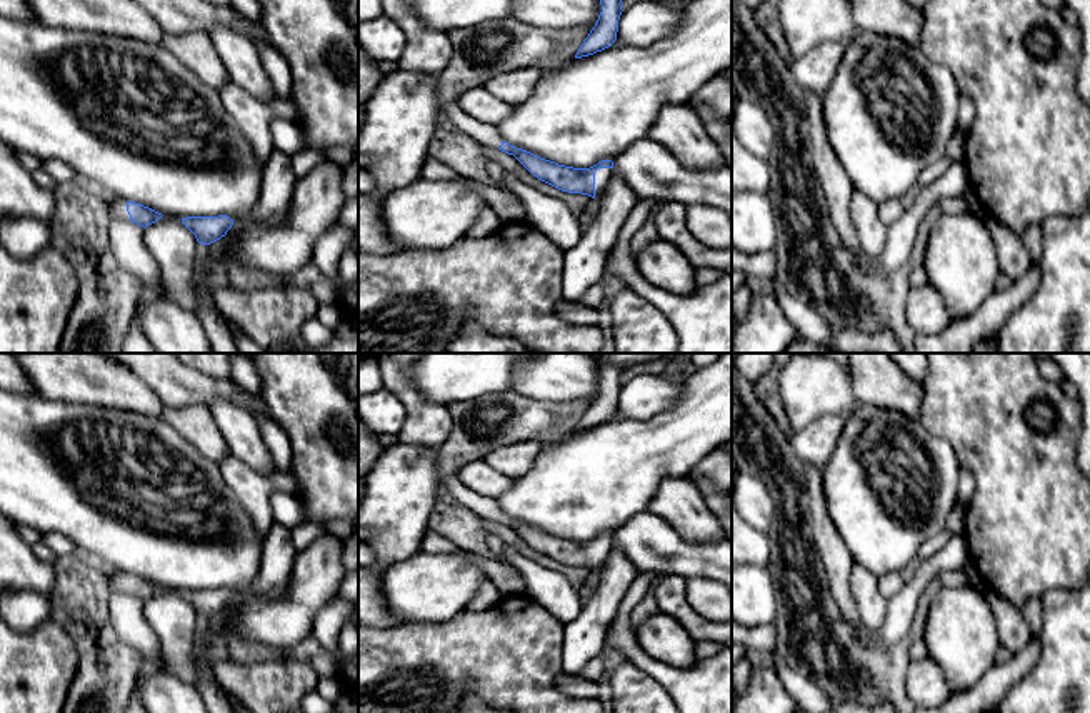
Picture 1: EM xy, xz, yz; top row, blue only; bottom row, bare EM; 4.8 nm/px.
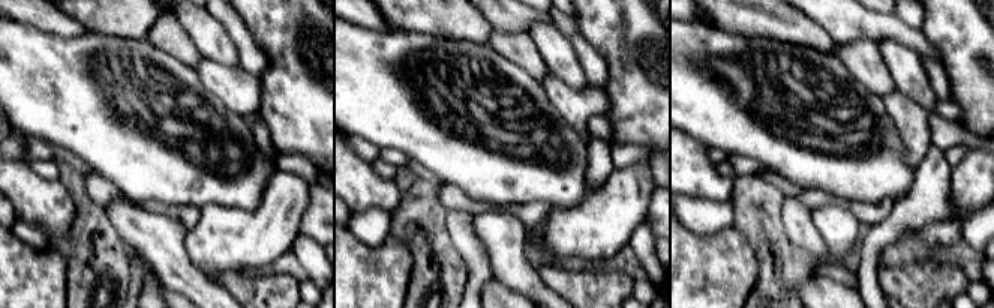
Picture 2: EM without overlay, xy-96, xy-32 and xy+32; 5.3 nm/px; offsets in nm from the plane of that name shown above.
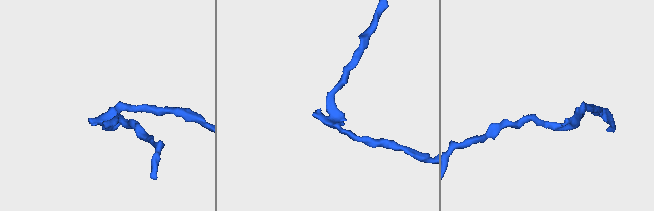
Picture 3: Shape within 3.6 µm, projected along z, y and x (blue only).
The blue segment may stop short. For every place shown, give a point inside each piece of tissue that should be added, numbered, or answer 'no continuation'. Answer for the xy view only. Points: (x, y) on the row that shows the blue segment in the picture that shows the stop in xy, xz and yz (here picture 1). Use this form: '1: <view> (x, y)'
1: xy (117, 209)

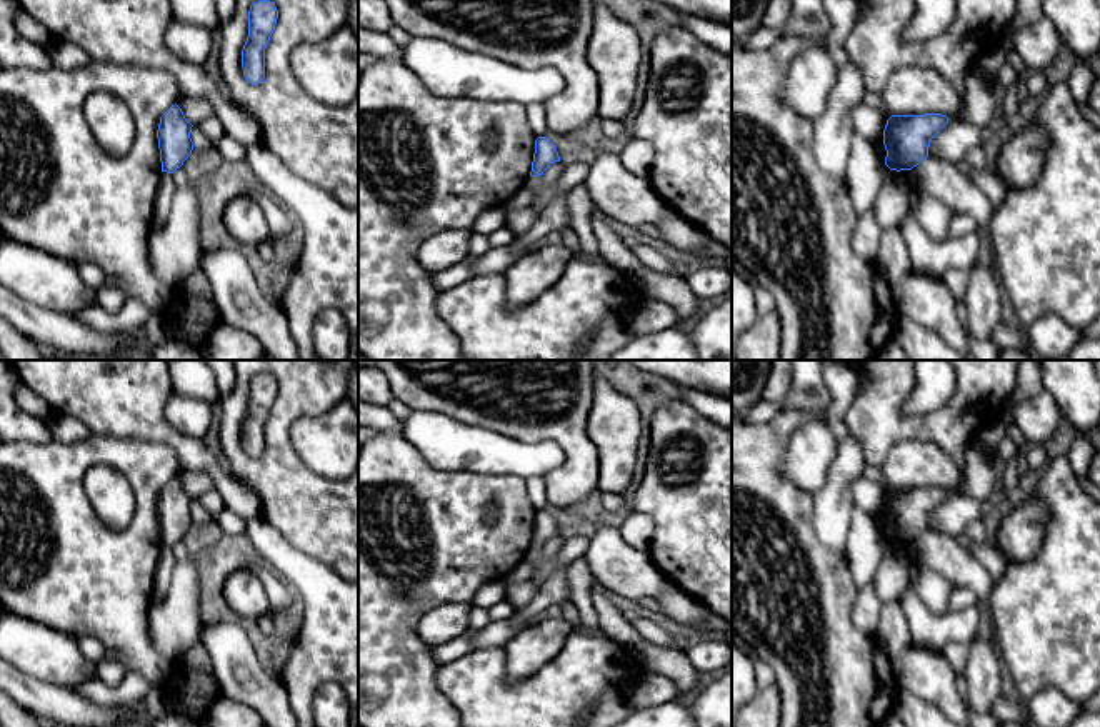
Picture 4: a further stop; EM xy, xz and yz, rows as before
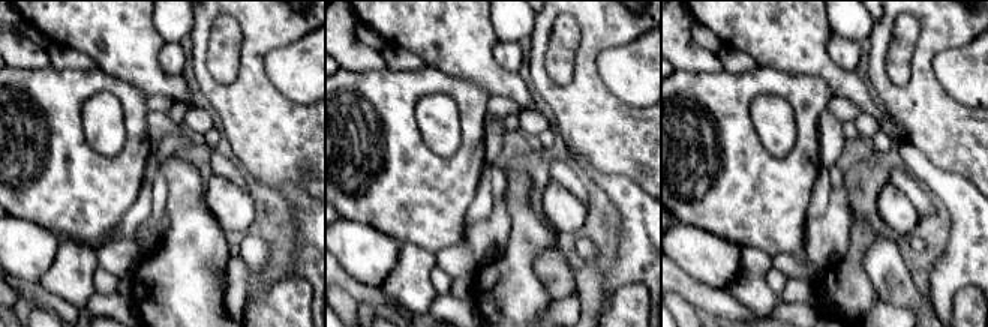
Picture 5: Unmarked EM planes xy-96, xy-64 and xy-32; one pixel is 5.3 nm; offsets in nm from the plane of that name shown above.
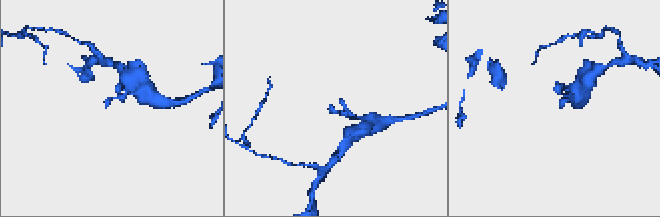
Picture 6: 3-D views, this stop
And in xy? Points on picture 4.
no continuation

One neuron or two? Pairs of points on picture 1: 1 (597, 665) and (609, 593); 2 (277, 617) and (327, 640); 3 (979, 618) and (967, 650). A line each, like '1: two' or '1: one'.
1: two
2: two
3: one

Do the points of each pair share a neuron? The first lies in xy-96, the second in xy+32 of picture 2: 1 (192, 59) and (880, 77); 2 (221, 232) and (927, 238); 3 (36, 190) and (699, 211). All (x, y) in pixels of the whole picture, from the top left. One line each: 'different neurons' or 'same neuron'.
1: same neuron
2: same neuron
3: different neurons

